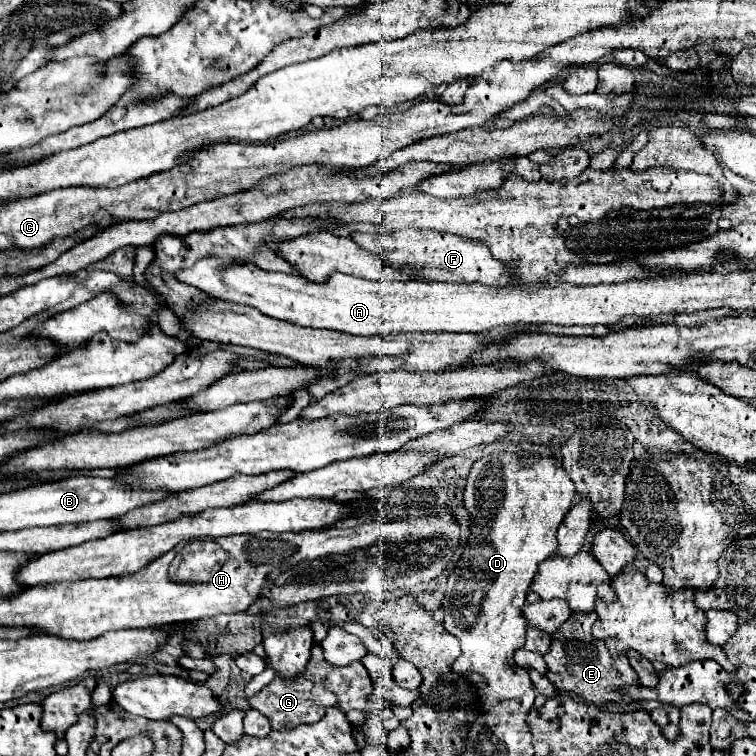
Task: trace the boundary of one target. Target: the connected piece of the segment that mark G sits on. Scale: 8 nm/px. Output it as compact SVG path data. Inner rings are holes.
M315 644L311 648L311 658L307 662L307 668L301 672L301 676L295 678L283 678L275 676L271 684L263 686L261 692L255 696L249 696L247 702L251 708L259 710L271 720L273 730L283 728L295 728L299 724L313 724L323 718L323 712L331 706L337 706L341 712L349 710L385 710L393 709L394 705L383 699L370 701L367 696L373 692L373 680L369 670L361 664L349 664L349 666L333 666L323 658L323 648Z

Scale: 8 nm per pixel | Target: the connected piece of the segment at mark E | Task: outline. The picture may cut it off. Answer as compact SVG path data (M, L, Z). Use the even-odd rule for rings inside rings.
M573 612L567 622L551 636L551 648L547 652L545 662L547 662L547 678L553 682L555 688L559 690L571 690L585 700L593 702L595 706L605 706L605 704L615 704L615 712L625 710L625 706L631 702L629 696L619 696L615 692L617 686L623 684L637 684L637 674L629 666L629 660L625 654L613 656L603 642L595 640L591 634L591 626L595 624L597 616L595 612Z

